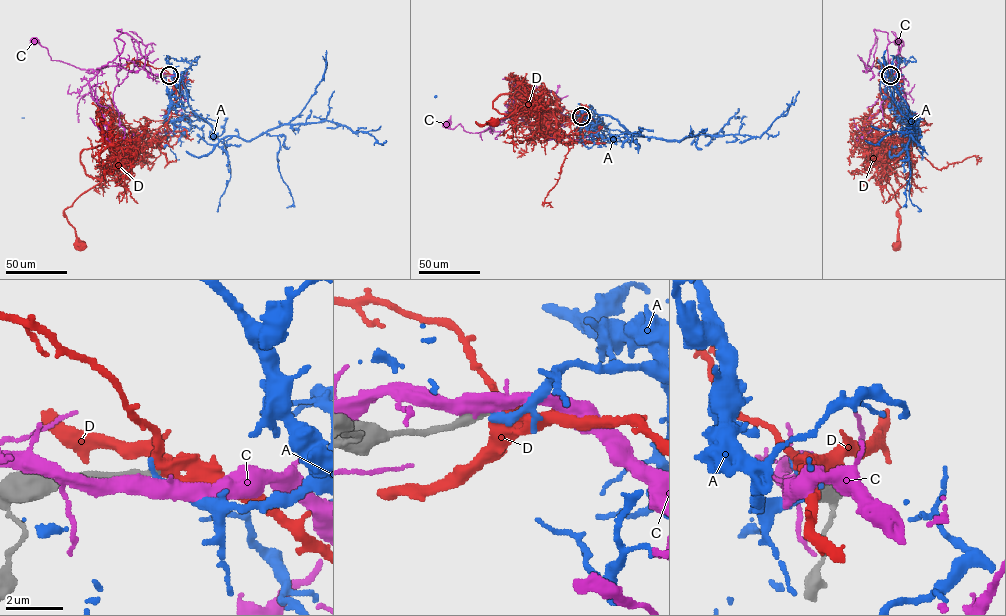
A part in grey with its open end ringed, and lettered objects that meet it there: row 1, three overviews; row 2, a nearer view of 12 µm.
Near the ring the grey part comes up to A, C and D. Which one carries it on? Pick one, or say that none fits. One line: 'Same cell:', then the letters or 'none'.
Same cell: none

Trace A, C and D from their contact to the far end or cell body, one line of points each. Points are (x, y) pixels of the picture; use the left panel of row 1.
A: (168, 75), (181, 78), (178, 87), (190, 108), (219, 139), (249, 140), (285, 124), (329, 120), (386, 140)
C: (168, 75), (151, 74), (135, 63), (106, 66), (98, 72), (81, 69), (52, 60), (47, 49), (34, 40)
D: (169, 75), (180, 81), (181, 91), (159, 133), (143, 146), (125, 152), (102, 180), (64, 210), (82, 245)

